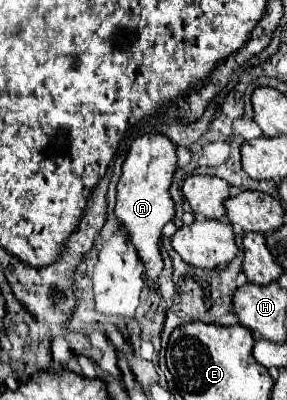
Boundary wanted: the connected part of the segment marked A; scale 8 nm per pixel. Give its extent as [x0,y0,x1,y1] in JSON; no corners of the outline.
[116,132,178,284]

